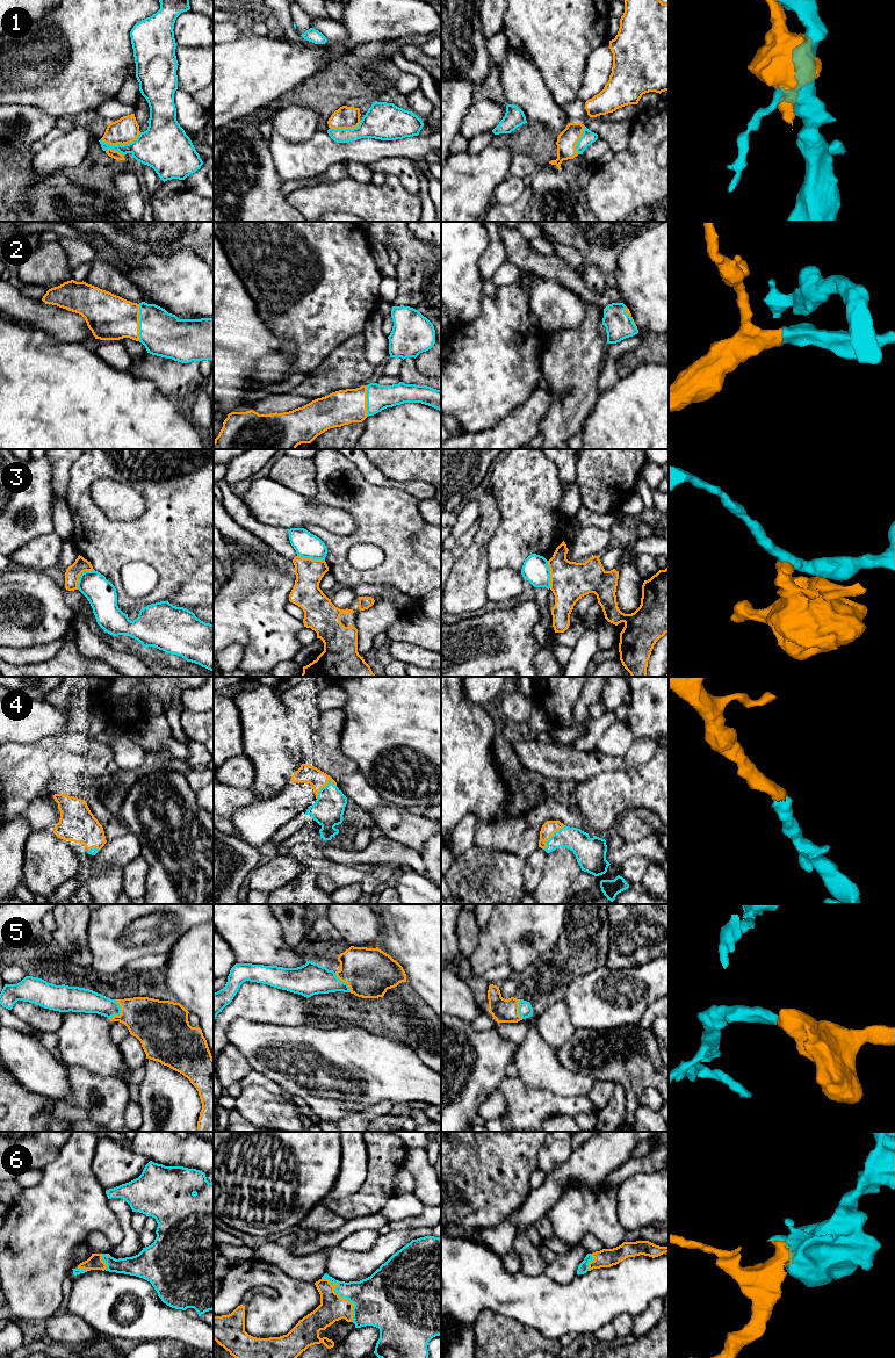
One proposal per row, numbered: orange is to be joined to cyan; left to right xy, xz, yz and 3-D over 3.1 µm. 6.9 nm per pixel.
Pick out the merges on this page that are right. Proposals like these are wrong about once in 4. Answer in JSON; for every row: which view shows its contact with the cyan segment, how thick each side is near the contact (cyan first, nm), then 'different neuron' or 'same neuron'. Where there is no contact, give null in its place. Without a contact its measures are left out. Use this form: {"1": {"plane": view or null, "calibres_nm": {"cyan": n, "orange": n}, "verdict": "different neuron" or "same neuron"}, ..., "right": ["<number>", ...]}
{"1": {"plane": "xy", "calibres_nm": {"cyan": 280, "orange": 180}, "verdict": "different neuron"}, "2": {"plane": "xy", "calibres_nm": {"cyan": 300, "orange": 320}, "verdict": "same neuron"}, "3": {"plane": "xy", "calibres_nm": {"cyan": 200, "orange": 100}, "verdict": "different neuron"}, "4": {"plane": "xz", "calibres_nm": {"cyan": 220, "orange": 130}, "verdict": "same neuron"}, "5": {"plane": "xy", "calibres_nm": {"cyan": 160, "orange": 320}, "verdict": "same neuron"}, "6": {"plane": "xz", "calibres_nm": {"cyan": 340, "orange": 180}, "verdict": "same neuron"}, "right": ["2", "4", "5", "6"]}

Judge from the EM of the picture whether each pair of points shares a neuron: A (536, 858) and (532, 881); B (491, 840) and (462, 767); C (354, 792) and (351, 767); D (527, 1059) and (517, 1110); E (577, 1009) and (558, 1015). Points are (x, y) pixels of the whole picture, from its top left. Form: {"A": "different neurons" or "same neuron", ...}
{"A": "same neuron", "B": "different neurons", "C": "different neurons", "D": "different neurons", "E": "different neurons"}

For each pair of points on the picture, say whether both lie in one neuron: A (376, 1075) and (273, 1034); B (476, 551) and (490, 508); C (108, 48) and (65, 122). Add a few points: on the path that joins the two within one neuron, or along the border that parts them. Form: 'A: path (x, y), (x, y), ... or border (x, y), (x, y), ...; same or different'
A: path (351, 1069), (329, 1059), (311, 1042), (298, 1040); same
B: path (481, 541), (489, 519); same
C: border (70, 117), (57, 118); different

